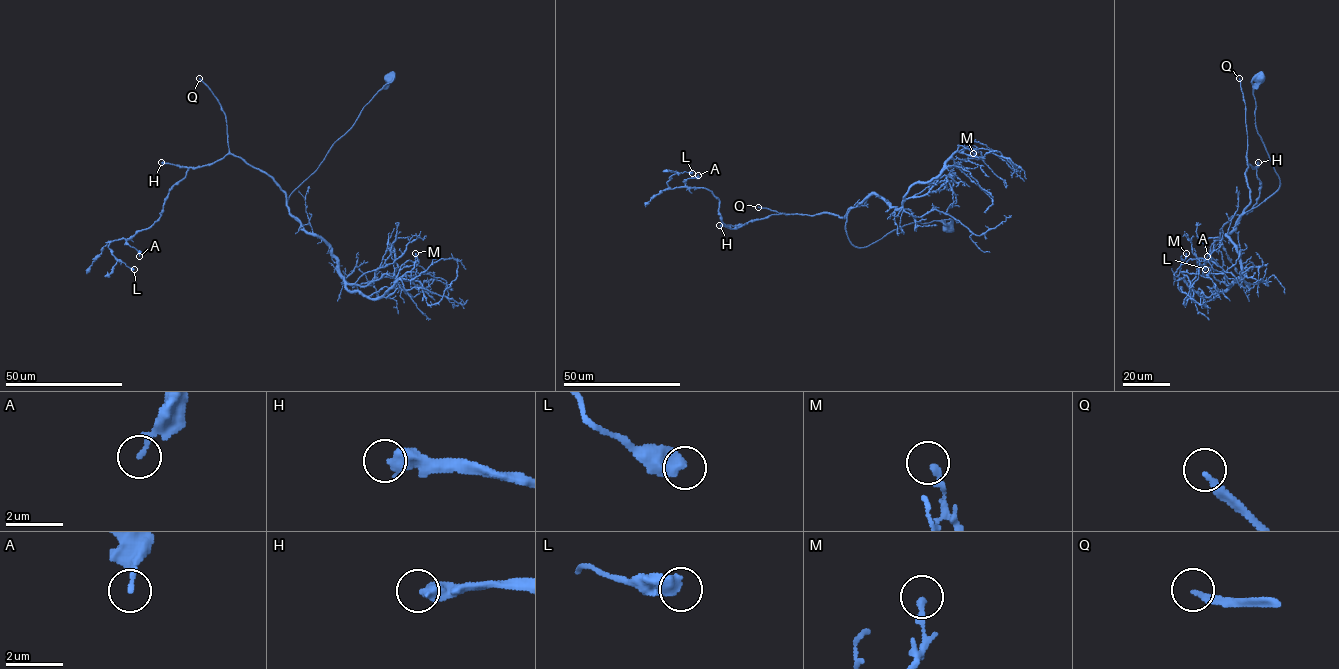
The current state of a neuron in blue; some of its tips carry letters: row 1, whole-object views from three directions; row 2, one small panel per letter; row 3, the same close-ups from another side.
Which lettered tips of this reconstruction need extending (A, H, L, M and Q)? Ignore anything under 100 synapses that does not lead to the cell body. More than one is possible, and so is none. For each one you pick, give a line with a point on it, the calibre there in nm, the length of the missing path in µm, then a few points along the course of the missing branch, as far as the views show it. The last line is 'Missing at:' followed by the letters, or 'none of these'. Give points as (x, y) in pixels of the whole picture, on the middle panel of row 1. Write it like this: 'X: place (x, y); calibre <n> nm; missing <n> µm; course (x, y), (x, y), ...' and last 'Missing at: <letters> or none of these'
H: place (719, 225); calibre 480 nm; missing 80 µm; course (719, 225), (704, 232), (679, 232), (669, 229), (647, 214), (635, 211), (616, 217), (599, 215), (565, 202)
Q: place (758, 207); calibre 190 nm; missing 250 µm
Missing at: H, Q

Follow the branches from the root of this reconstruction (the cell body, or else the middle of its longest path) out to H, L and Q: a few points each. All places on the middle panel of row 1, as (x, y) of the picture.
H: (948, 228), (943, 221), (911, 222), (856, 247), (846, 234), (847, 212), (845, 217), (772, 214), (719, 225)
L: (948, 228), (911, 222), (861, 247), (847, 212), (730, 228), (711, 191), (666, 182), (692, 173)
Q: (948, 228), (943, 221), (911, 222), (856, 247), (846, 234), (847, 212), (845, 217), (786, 215), (758, 207)

